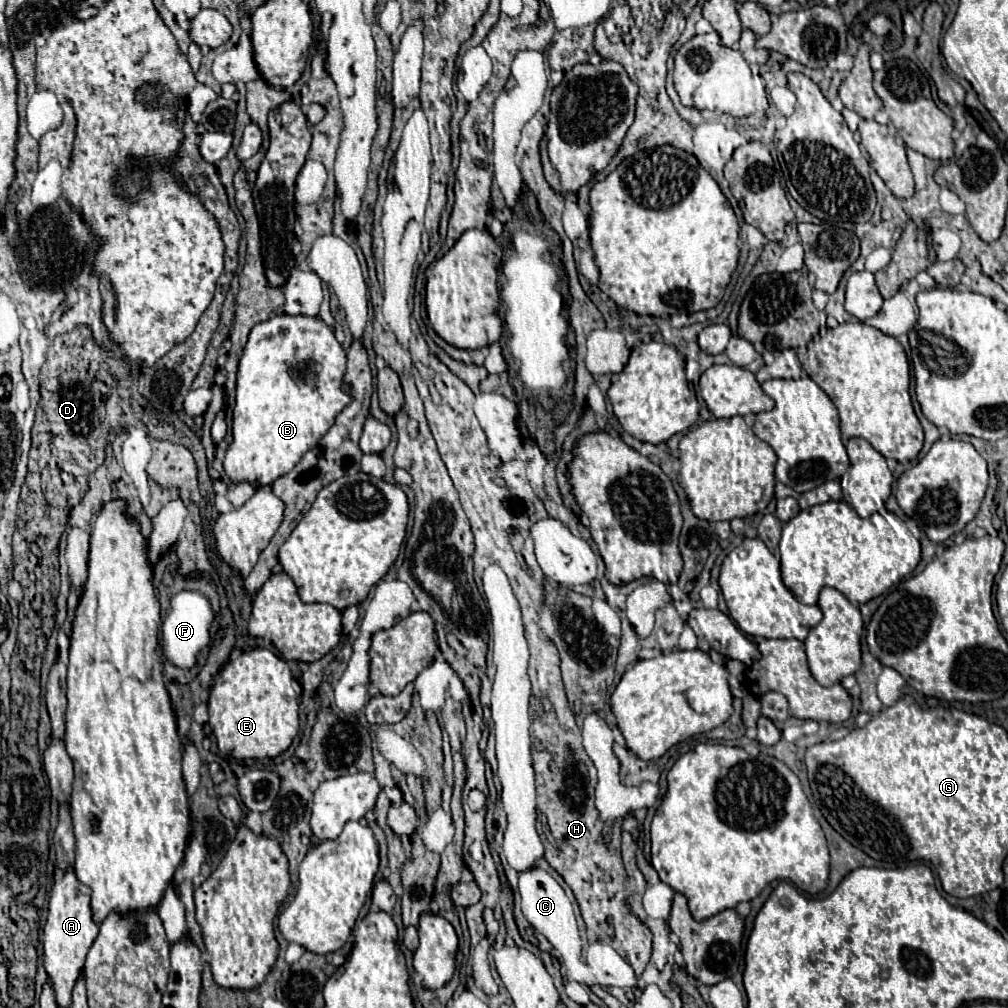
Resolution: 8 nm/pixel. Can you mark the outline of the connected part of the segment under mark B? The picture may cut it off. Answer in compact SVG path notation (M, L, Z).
M275 314L273 318L269 318L267 322L259 322L253 326L249 340L243 348L243 356L239 360L239 372L237 372L237 404L233 410L233 444L227 448L227 456L223 462L223 468L227 472L227 476L233 482L257 482L257 484L273 484L277 478L289 474L295 464L303 458L303 454L307 450L311 450L313 446L317 446L317 442L327 434L327 430L335 424L335 418L339 416L339 412L351 402L351 394L345 390L343 384L343 374L345 374L345 362L347 362L347 354L343 350L343 346L339 344L339 340L333 334L333 328L329 328L319 316L289 316L289 314Z

